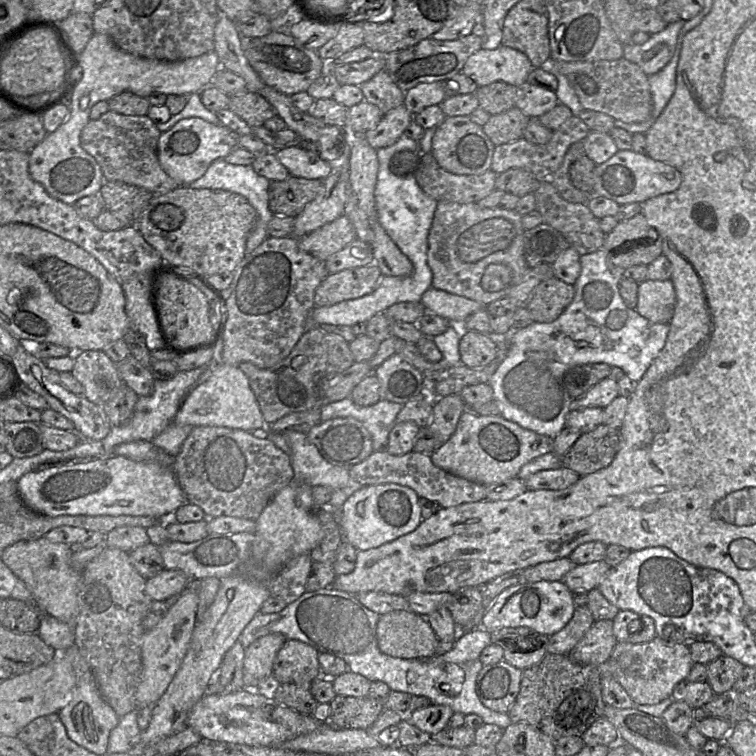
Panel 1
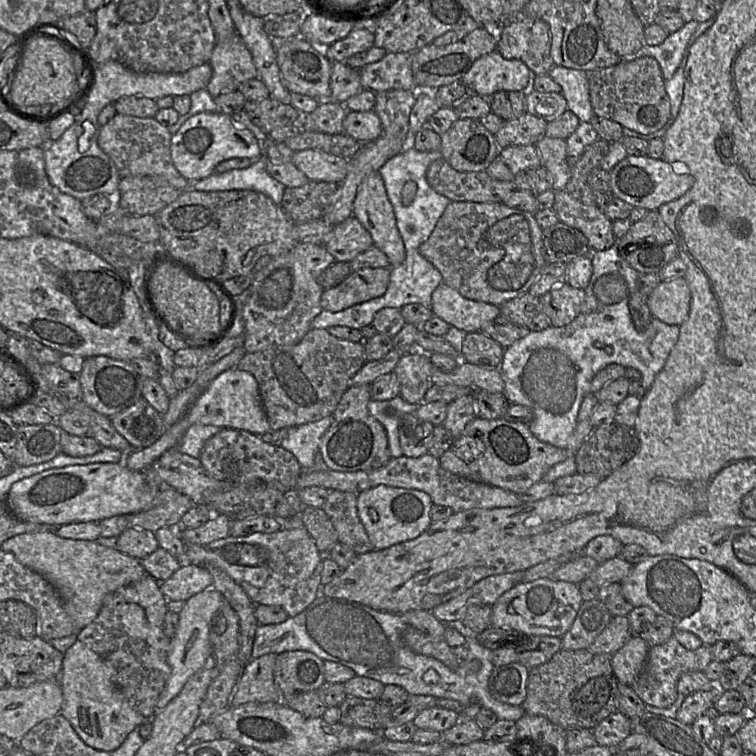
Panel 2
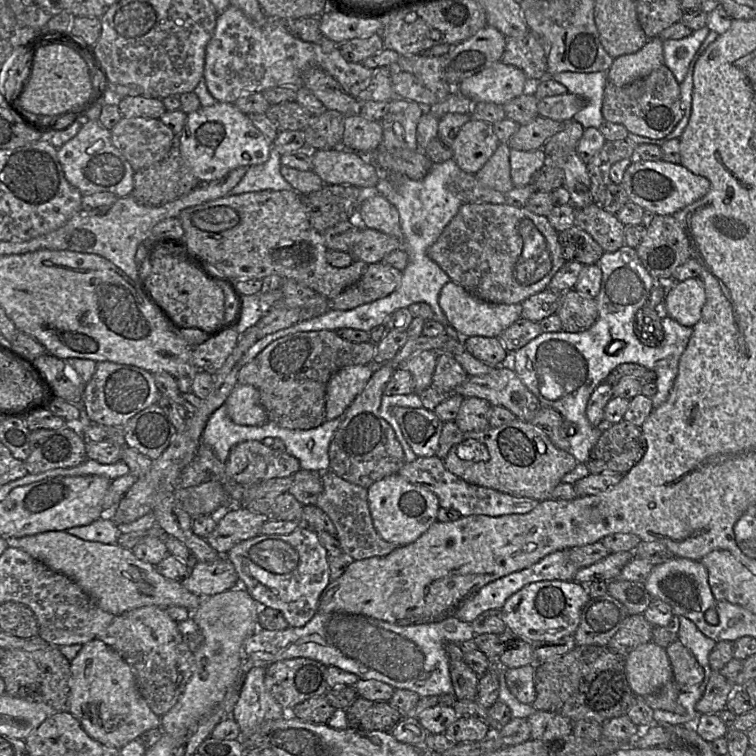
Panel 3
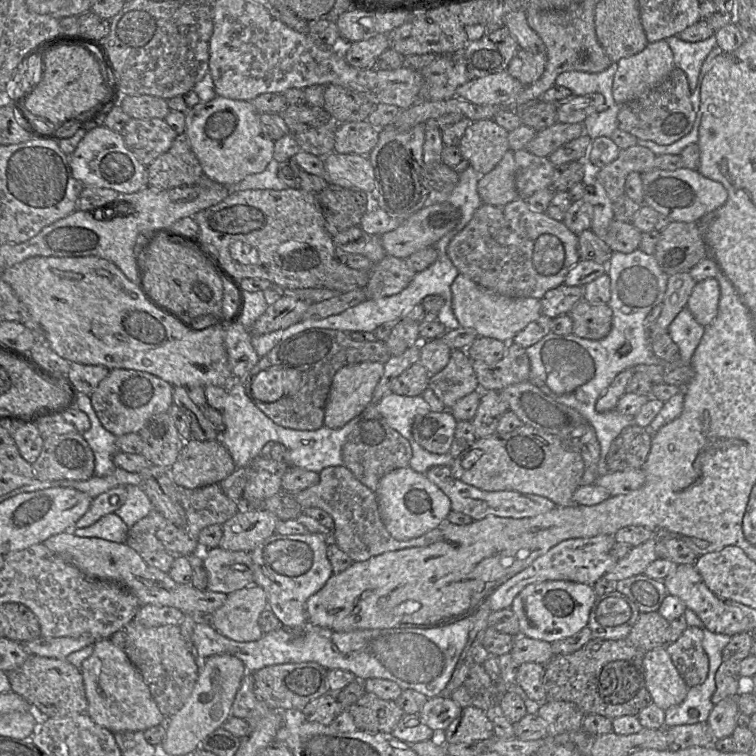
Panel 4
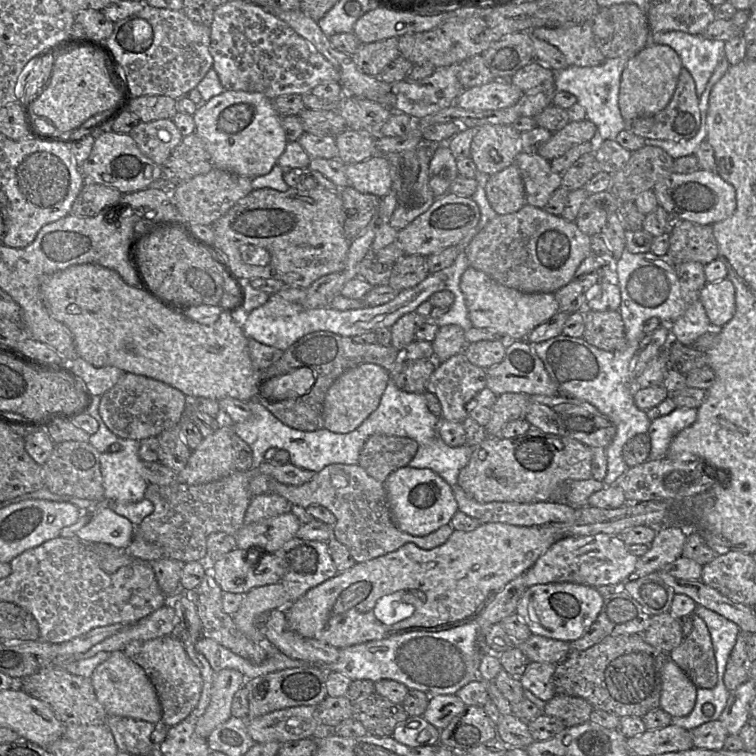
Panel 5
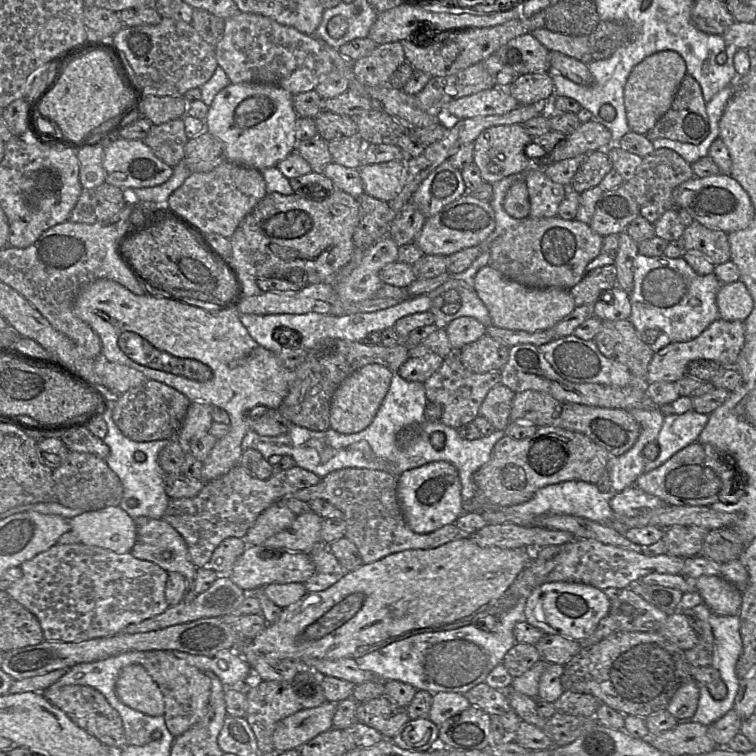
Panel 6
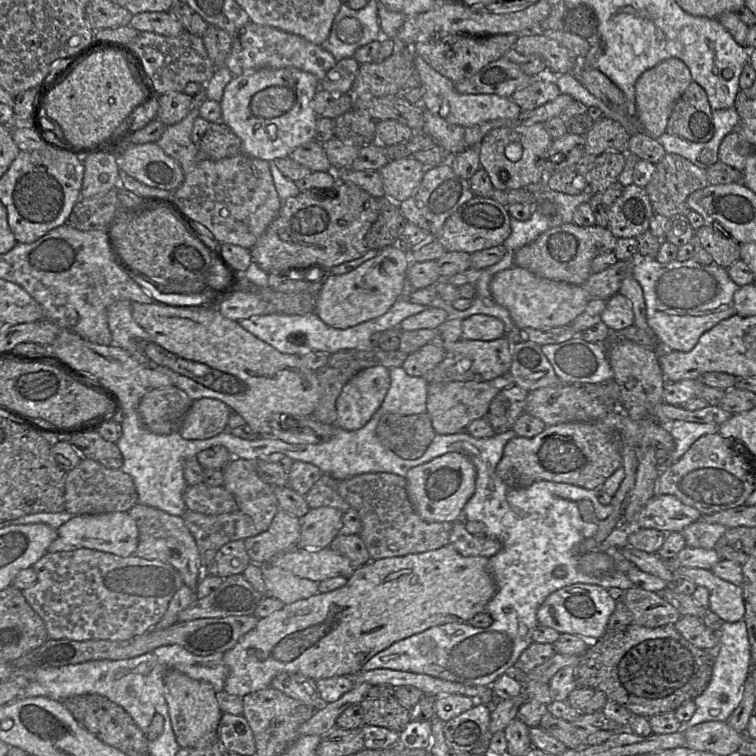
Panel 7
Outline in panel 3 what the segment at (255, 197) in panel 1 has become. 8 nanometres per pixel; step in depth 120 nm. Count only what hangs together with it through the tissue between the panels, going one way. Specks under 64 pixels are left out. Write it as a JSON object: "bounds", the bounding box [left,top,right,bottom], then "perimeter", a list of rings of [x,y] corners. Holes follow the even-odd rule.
{"bounds":[228,145,292,195],"perimeter":[[[272,145],[269,159],[261,165],[249,167],[246,174],[228,195],[262,190],[292,191],[292,186],[281,175],[280,157],[281,155]]]}

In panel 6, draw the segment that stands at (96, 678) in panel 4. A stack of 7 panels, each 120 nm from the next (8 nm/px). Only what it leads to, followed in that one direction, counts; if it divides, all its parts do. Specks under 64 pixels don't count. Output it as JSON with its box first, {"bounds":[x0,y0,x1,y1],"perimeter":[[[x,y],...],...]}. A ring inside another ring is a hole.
{"bounds":[116,664,164,716],"perimeter":[[[141,664],[129,665],[121,671],[116,693],[122,703],[136,711],[148,716],[164,714],[163,694]]]}

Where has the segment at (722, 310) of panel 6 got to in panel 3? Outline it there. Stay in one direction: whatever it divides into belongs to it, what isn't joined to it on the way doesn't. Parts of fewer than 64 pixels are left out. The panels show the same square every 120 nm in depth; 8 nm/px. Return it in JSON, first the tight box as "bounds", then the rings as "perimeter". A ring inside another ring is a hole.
{"bounds":[661,278,706,327],"perimeter":[[[699,278],[674,282],[667,290],[661,312],[683,326],[693,327],[701,318],[706,302],[704,284]]]}

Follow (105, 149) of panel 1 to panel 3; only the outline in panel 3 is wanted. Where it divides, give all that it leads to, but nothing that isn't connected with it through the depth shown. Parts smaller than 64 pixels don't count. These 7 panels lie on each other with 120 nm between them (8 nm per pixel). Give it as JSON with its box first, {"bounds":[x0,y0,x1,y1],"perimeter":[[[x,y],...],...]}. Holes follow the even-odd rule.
{"bounds":[111,117,176,170],"perimeter":[[[123,117],[111,130],[112,144],[135,170],[161,161],[176,135],[160,119]]]}

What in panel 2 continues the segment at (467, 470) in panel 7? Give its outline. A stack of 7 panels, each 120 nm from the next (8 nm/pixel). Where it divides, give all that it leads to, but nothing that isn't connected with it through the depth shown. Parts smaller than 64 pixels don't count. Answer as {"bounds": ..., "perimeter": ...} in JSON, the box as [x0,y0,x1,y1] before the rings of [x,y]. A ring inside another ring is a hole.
{"bounds":[357,485,432,550],"perimeter":[[[386,485],[366,489],[357,498],[358,515],[374,550],[383,550],[418,537],[432,523],[432,505],[431,497],[423,491]]]}

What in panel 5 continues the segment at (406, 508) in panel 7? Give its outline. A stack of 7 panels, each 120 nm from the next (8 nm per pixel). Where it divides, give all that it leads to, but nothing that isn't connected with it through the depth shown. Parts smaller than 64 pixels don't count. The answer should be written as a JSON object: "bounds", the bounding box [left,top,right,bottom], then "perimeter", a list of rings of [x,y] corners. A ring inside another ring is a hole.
{"bounds":[249,464,454,563],"perimeter":[[[358,464],[326,466],[310,482],[300,486],[285,485],[269,475],[251,473],[249,487],[252,497],[261,494],[278,494],[289,501],[291,506],[297,505],[306,509],[311,505],[320,505],[330,510],[336,517],[333,537],[347,547],[357,563],[388,554],[407,543],[430,550],[445,543],[454,531],[450,524],[443,525],[423,537],[400,531],[392,520],[384,483],[369,476]]]}

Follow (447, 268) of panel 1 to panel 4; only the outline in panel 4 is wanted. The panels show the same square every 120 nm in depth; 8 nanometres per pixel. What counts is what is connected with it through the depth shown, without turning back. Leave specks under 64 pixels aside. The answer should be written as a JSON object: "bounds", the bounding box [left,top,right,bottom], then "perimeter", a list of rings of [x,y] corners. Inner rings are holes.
{"bounds":[447,199,580,299],"perimeter":[[[516,199],[504,206],[482,204],[471,221],[450,241],[447,255],[459,273],[468,276],[482,287],[512,298],[541,299],[545,293],[564,284],[569,271],[580,261],[578,235],[563,221],[531,209],[525,200]]]}

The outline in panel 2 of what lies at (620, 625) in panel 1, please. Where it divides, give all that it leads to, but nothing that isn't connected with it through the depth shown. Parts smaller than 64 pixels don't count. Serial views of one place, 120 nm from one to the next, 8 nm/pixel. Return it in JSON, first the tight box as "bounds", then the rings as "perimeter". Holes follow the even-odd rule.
{"bounds":[627,606,674,647],"perimeter":[[[648,606],[634,607],[634,609],[627,615],[629,620],[630,630],[632,636],[640,636],[651,647],[660,645],[670,639],[674,634],[674,627],[671,621],[659,616]]]}

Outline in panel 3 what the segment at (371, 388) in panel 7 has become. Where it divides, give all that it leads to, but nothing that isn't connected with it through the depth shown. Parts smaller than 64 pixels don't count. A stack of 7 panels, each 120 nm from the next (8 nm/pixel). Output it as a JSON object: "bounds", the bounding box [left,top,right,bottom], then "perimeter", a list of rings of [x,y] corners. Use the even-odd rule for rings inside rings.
{"bounds":[326,365,375,420],"perimeter":[[[352,365],[336,372],[327,385],[326,420],[342,417],[372,377],[375,365]]]}

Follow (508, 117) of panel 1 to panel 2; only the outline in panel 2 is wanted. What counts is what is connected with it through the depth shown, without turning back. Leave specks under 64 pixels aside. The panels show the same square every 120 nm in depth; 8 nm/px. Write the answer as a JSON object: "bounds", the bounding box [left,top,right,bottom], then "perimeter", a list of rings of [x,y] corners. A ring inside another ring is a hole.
{"bounds":[494,113,547,149],"perimeter":[[[530,113],[519,118],[504,121],[502,127],[494,134],[500,149],[511,146],[535,145],[545,136],[547,123]]]}

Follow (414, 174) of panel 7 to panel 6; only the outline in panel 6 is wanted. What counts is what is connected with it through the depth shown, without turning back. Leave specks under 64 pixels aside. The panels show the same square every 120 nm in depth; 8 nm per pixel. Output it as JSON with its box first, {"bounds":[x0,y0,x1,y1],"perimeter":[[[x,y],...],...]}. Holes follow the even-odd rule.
{"bounds":[359,161,407,203],"perimeter":[[[405,161],[361,165],[359,168],[364,193],[391,203],[405,185],[407,169]]]}

